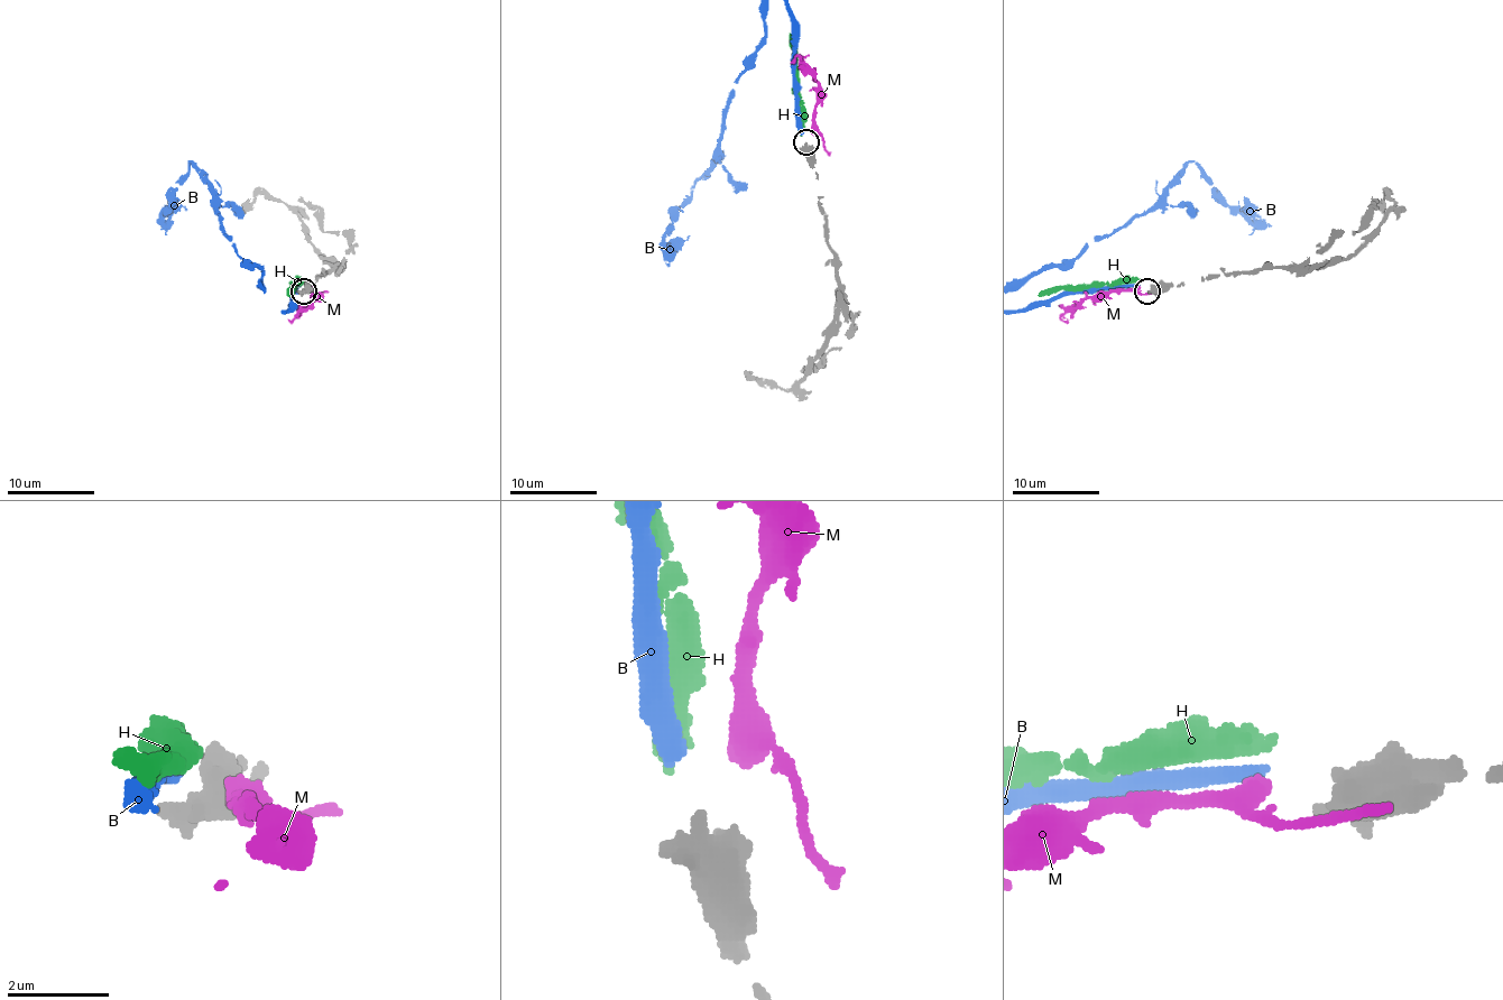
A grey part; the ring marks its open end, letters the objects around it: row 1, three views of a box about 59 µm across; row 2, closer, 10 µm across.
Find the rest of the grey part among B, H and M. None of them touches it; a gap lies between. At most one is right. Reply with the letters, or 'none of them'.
none of them

